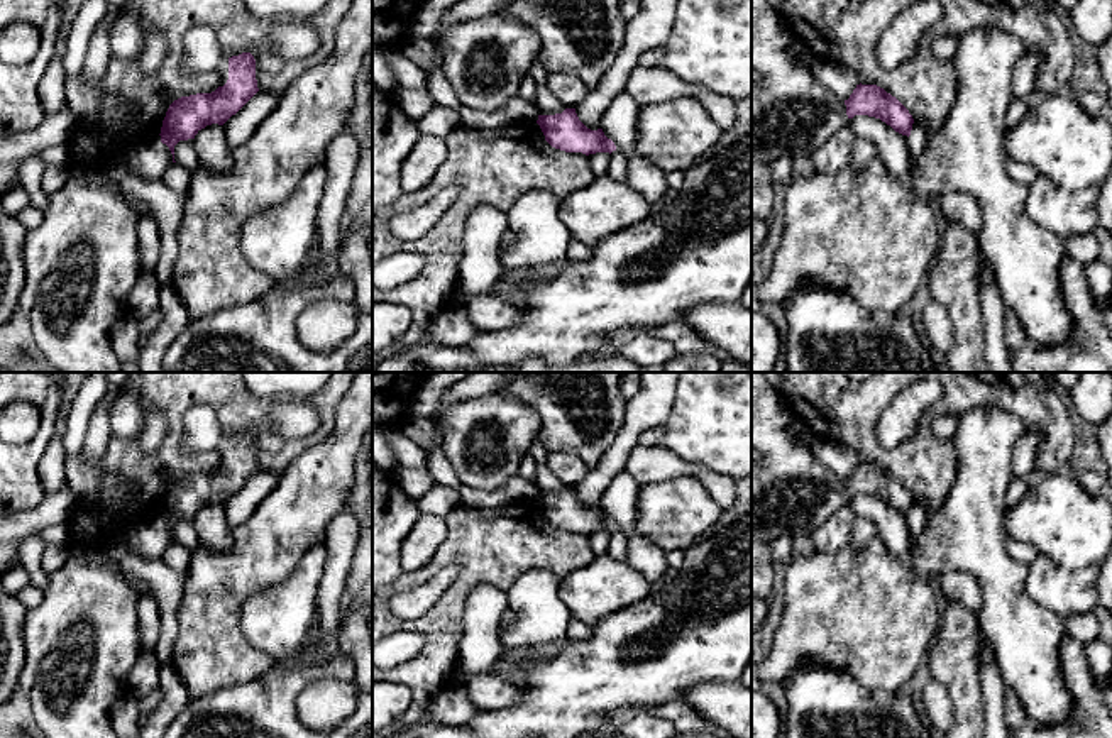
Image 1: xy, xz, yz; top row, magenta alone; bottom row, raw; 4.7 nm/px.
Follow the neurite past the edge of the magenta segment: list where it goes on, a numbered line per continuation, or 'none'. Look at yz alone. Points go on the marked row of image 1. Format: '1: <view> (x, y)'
1: yz (792, 114)

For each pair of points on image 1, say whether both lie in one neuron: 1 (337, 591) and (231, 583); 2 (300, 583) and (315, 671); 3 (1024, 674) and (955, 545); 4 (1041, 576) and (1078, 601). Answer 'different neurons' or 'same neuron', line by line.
1: different neurons
2: same neuron
3: same neuron
4: same neuron

